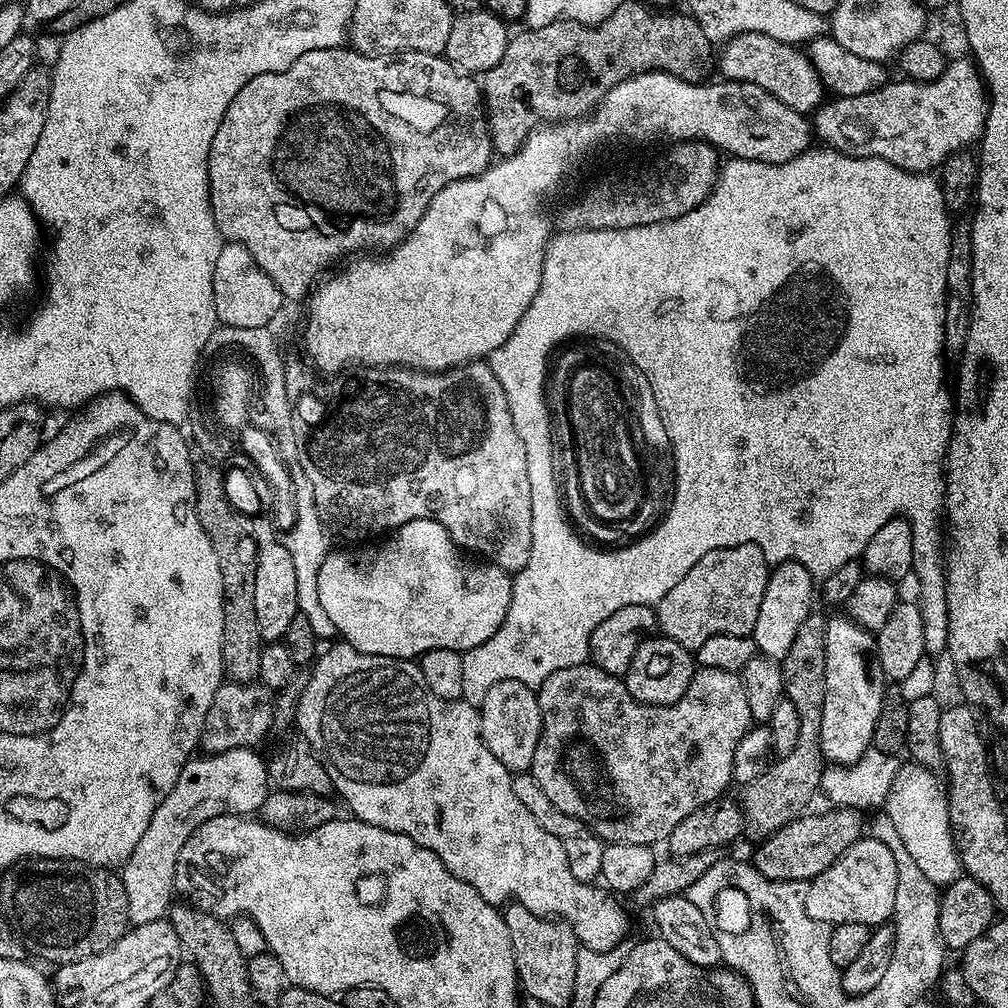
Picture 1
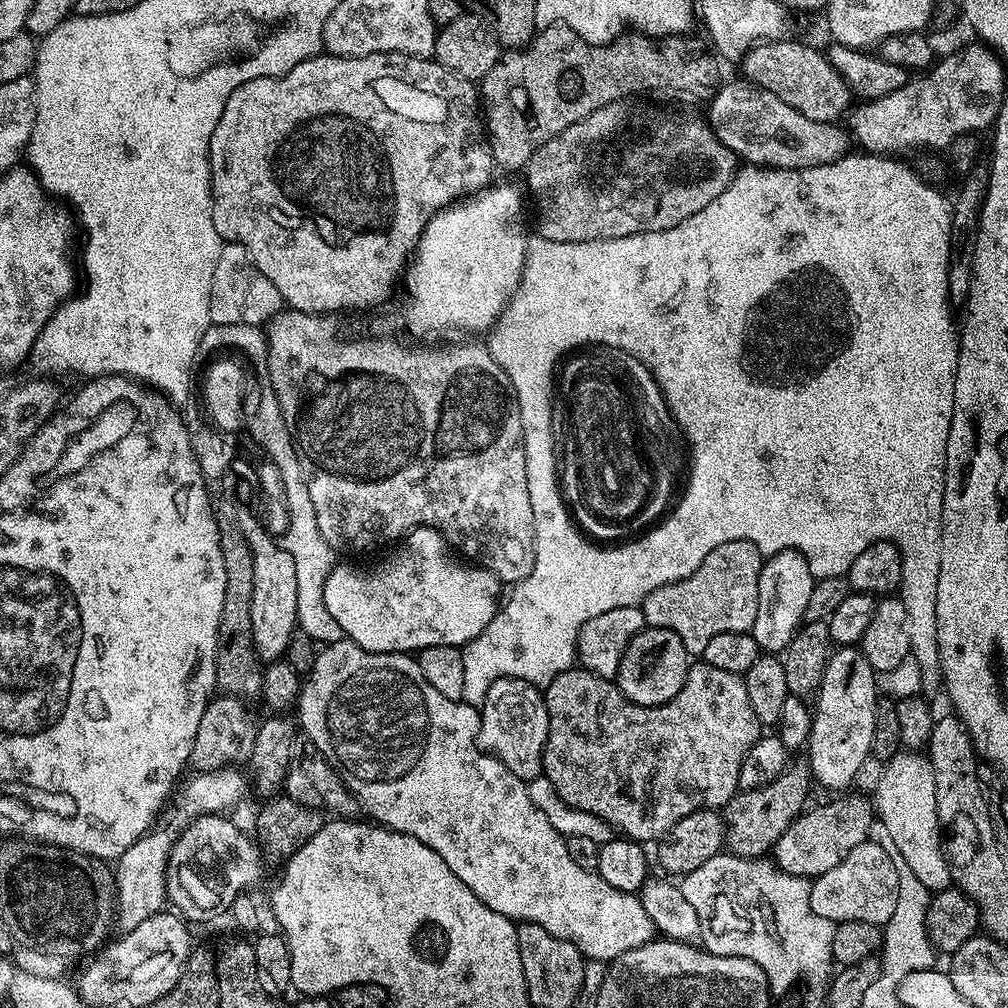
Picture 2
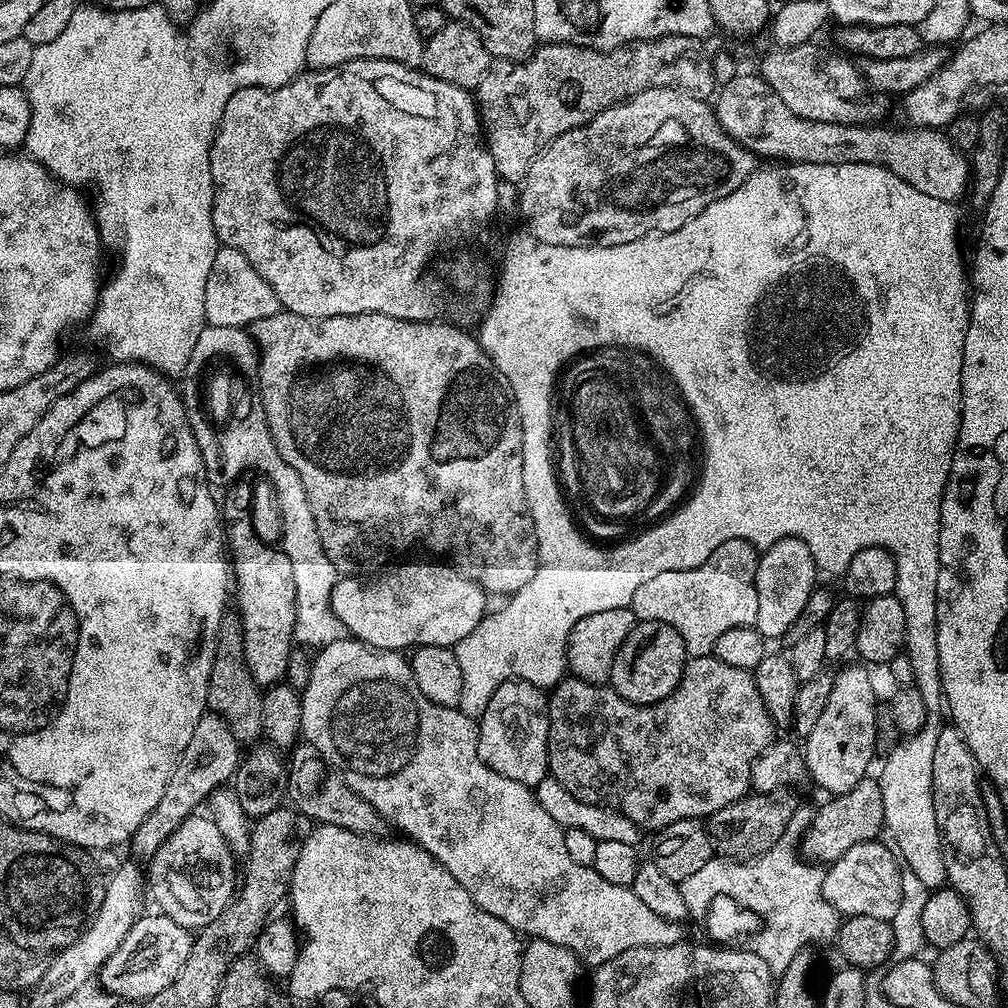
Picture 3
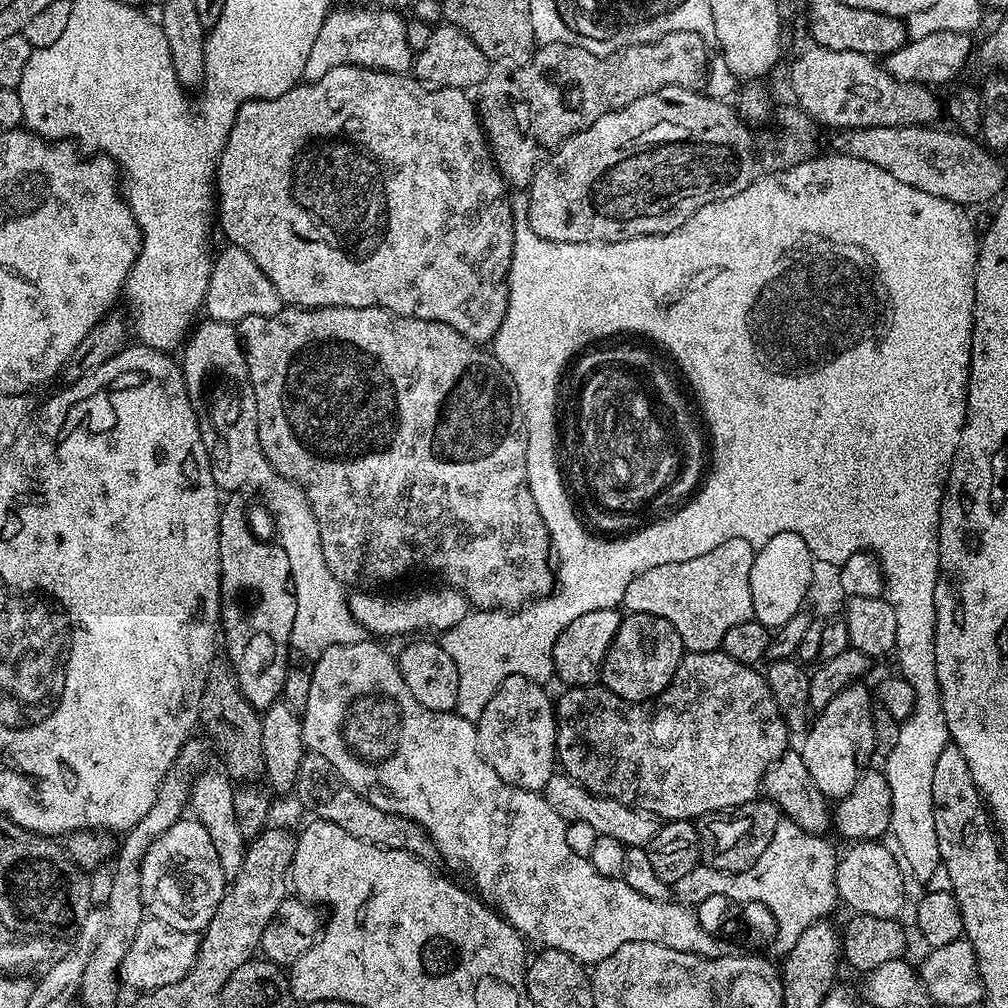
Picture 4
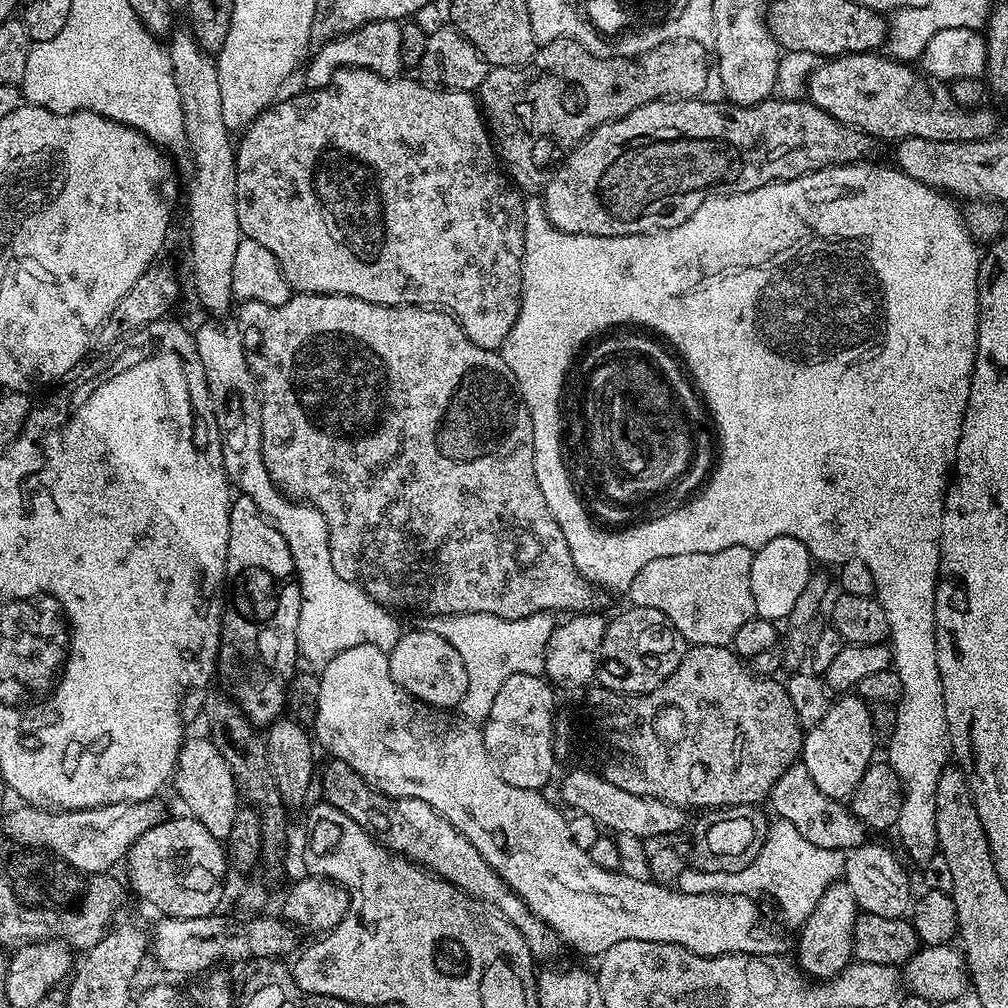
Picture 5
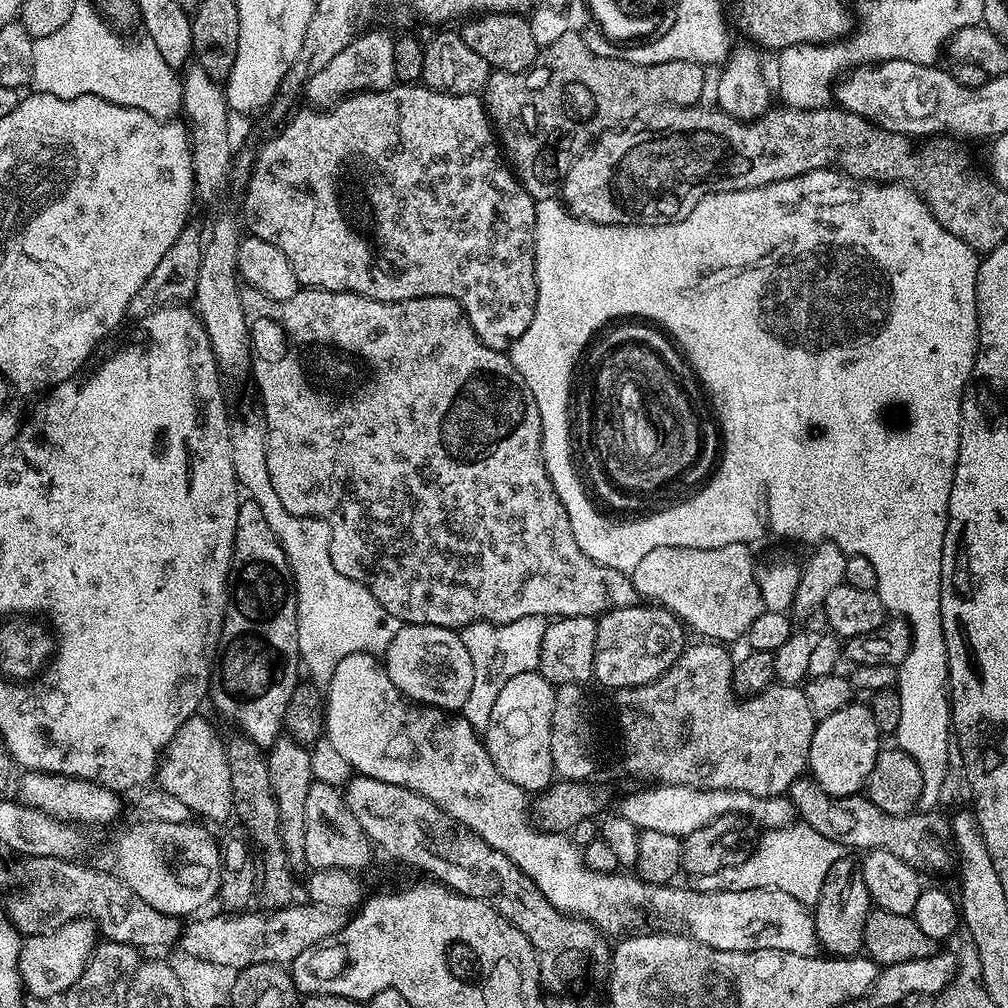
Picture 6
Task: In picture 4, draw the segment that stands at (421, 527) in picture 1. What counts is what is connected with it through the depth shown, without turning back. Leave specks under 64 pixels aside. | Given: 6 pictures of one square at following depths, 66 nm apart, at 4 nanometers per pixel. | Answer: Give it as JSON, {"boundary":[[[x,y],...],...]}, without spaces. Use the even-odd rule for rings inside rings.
{"boundary":[[[440,586],[437,592],[416,592],[413,596],[375,596],[372,593],[375,591],[372,590],[353,592],[356,593],[348,596],[348,605],[354,618],[364,627],[365,633],[376,638],[404,636],[407,632],[443,634],[447,628],[458,626],[458,622],[462,622],[462,618],[470,611],[469,602],[464,594],[447,586]]]}

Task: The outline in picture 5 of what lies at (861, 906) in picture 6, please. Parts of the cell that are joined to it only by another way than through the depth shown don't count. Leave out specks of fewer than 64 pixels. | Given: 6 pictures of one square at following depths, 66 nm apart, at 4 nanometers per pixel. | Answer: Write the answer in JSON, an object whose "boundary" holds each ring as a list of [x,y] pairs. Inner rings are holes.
{"boundary":[[[843,882],[832,883],[810,915],[799,925],[800,941],[796,944],[795,963],[809,978],[823,982],[831,980],[842,969],[853,963],[852,939],[858,909],[854,892]]]}

